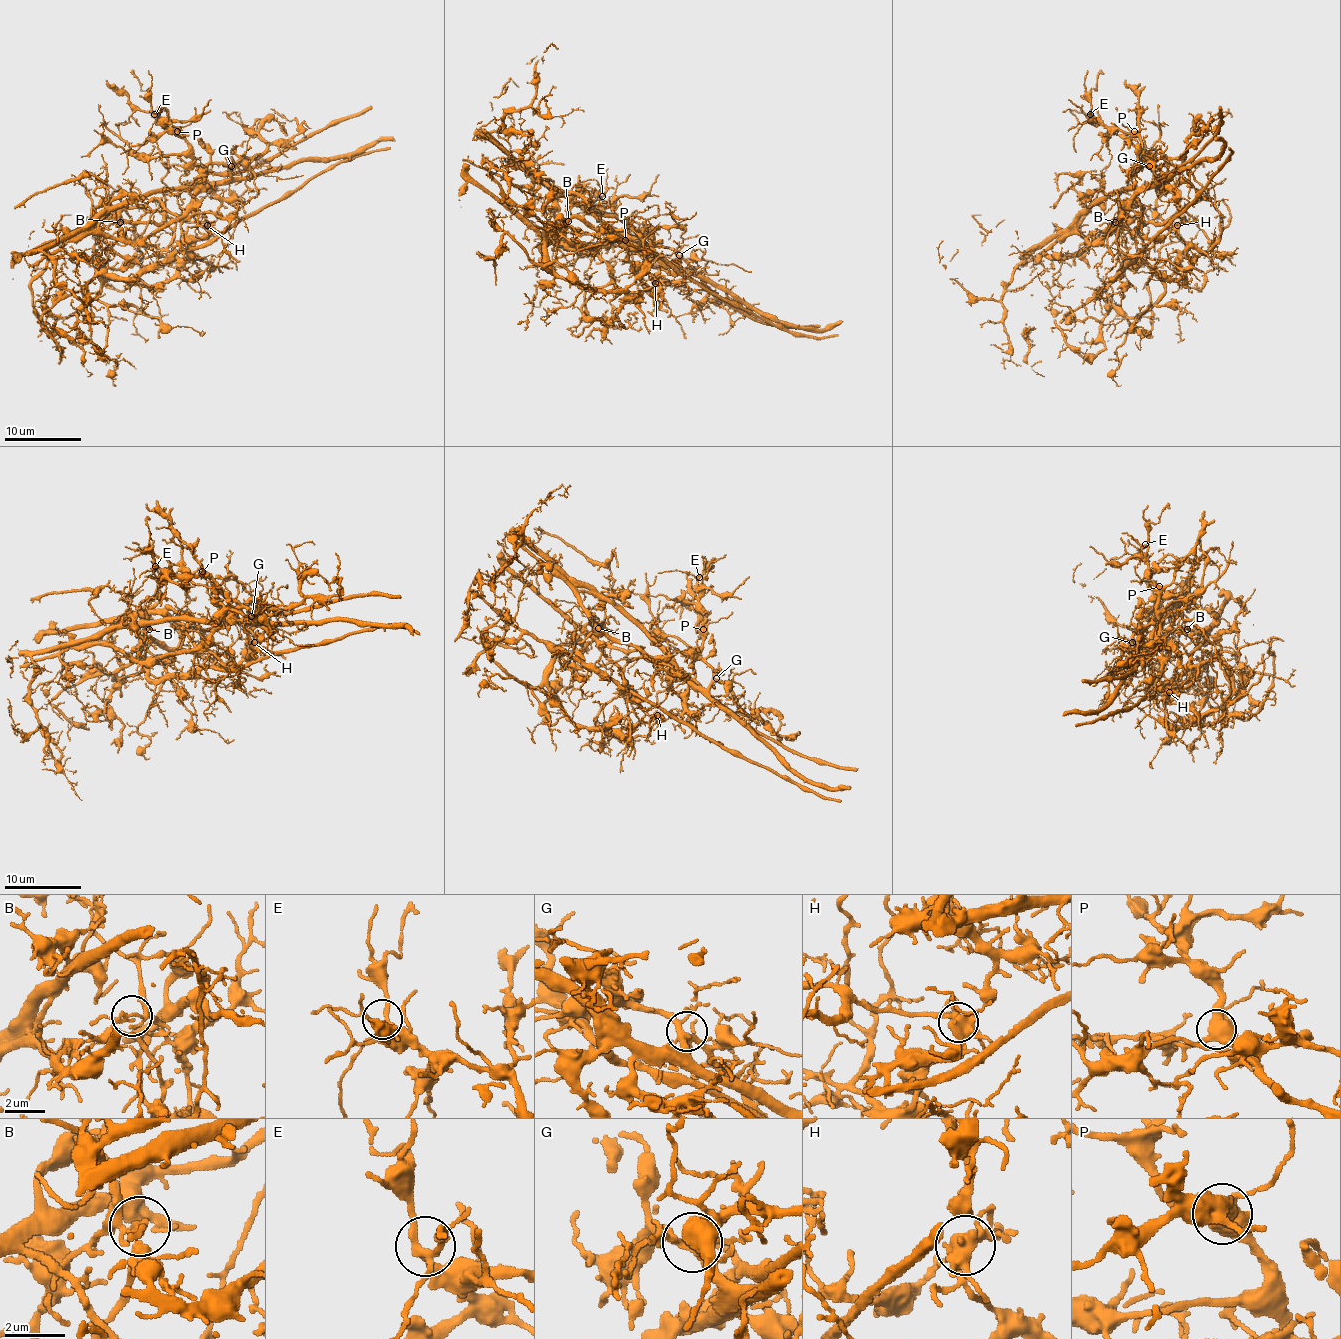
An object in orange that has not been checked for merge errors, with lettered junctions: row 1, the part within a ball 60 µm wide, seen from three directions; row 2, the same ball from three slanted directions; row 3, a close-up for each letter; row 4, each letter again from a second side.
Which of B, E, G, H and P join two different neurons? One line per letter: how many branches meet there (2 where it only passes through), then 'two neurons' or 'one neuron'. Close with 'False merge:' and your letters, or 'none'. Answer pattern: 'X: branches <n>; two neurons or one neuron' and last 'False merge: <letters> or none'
B: branches 4; two neurons
E: branches 4; one neuron
G: branches 7; one neuron
H: branches 5; two neurons
P: branches 4; one neuron
False merge: B, H

